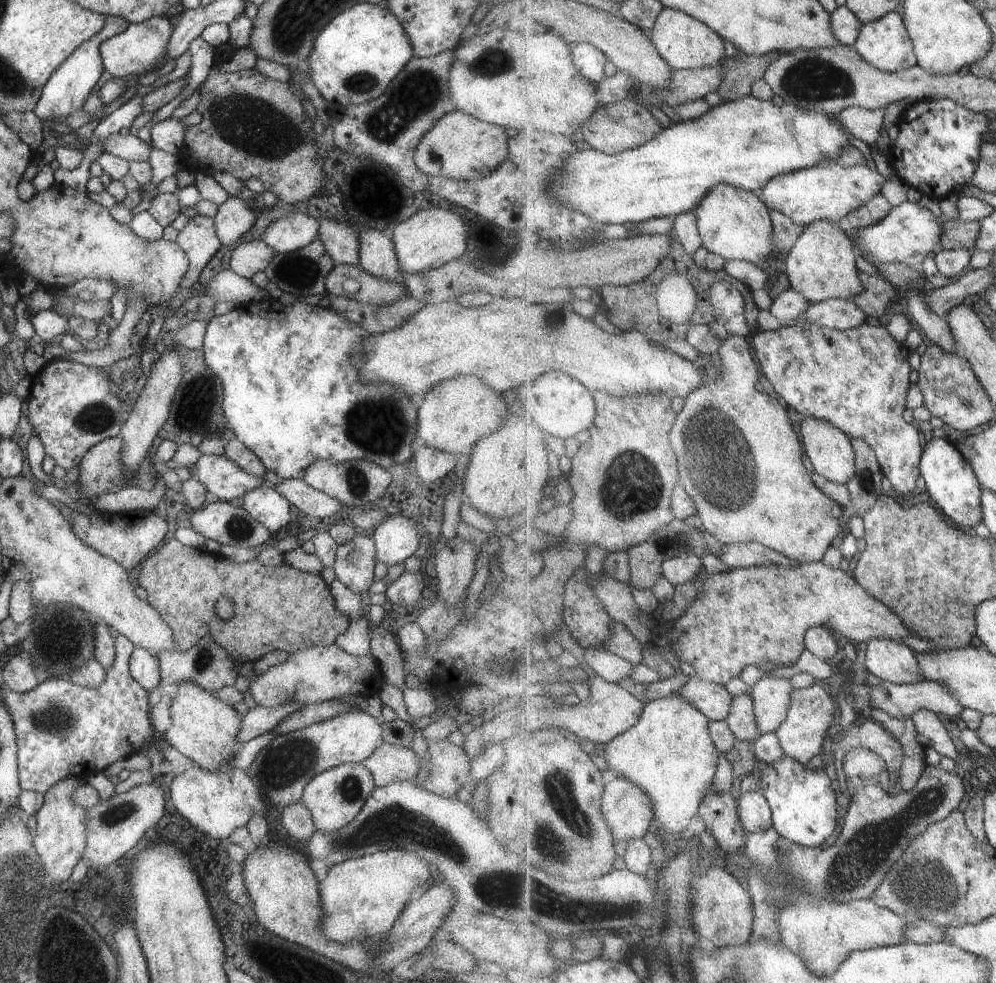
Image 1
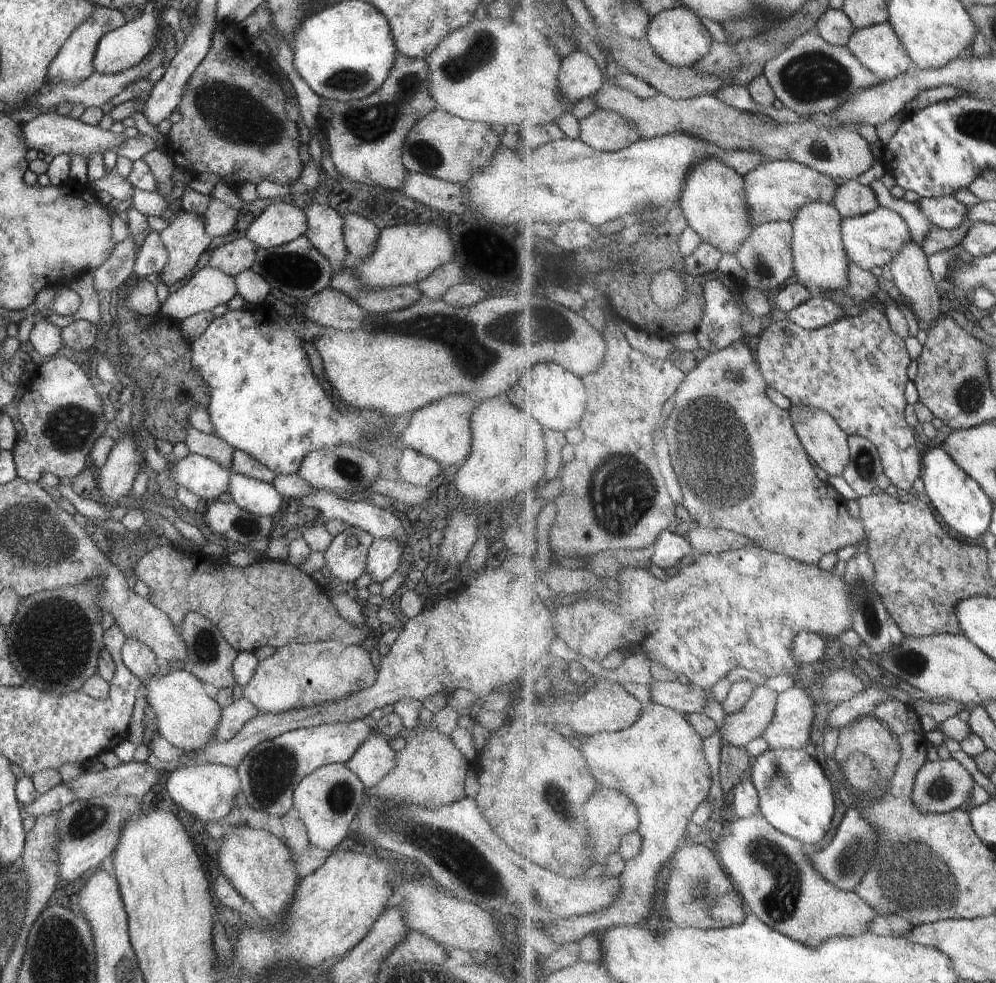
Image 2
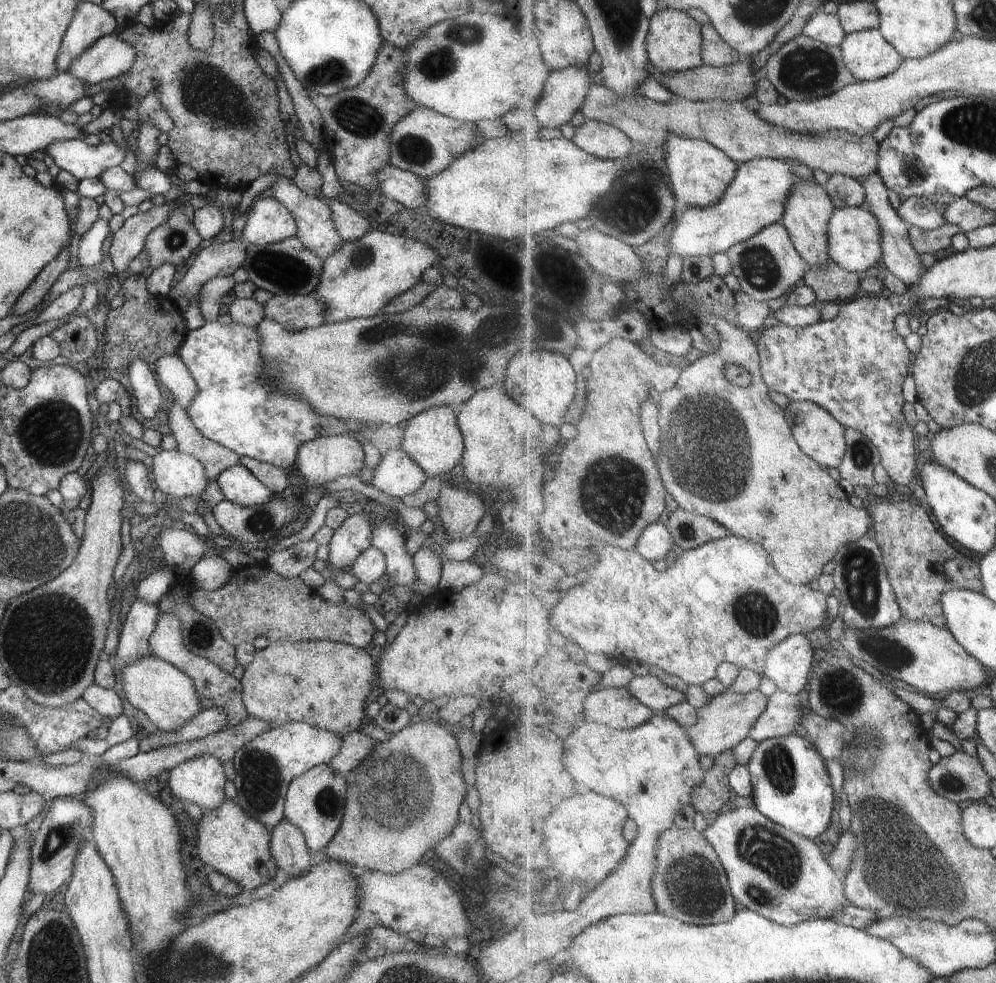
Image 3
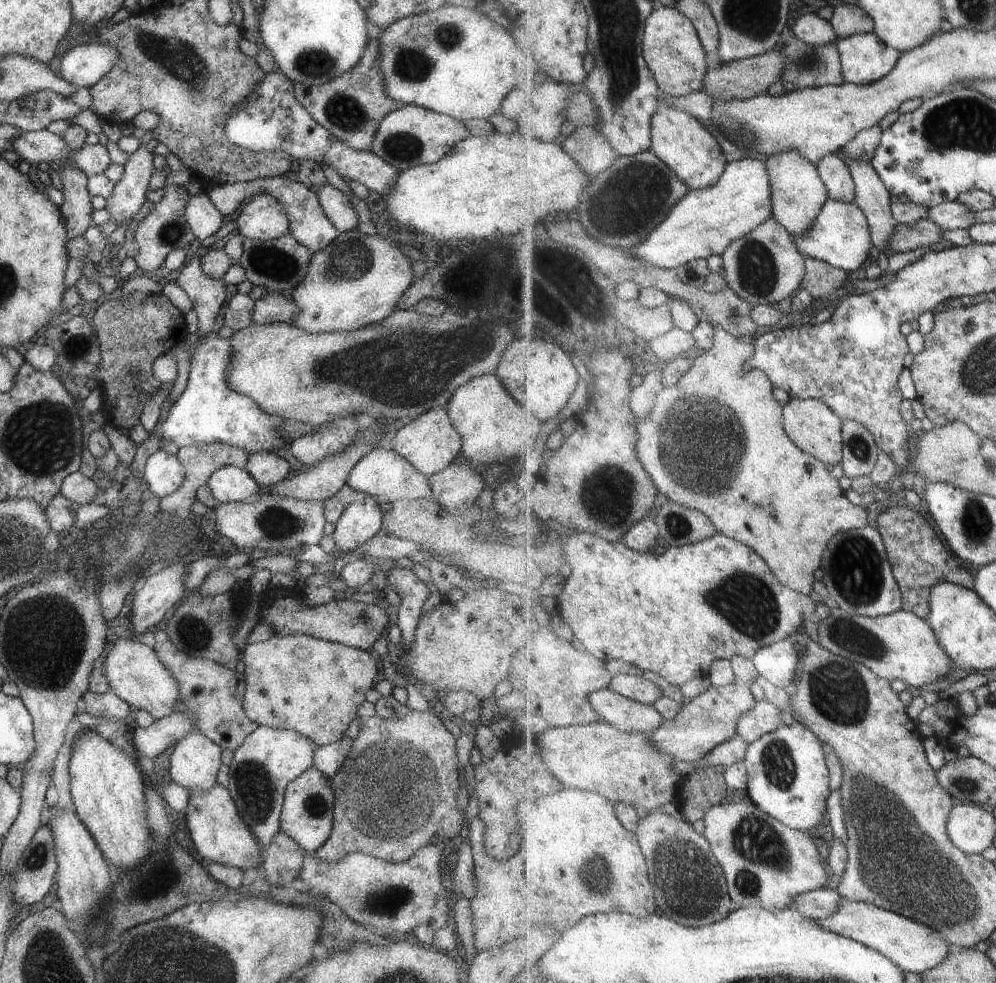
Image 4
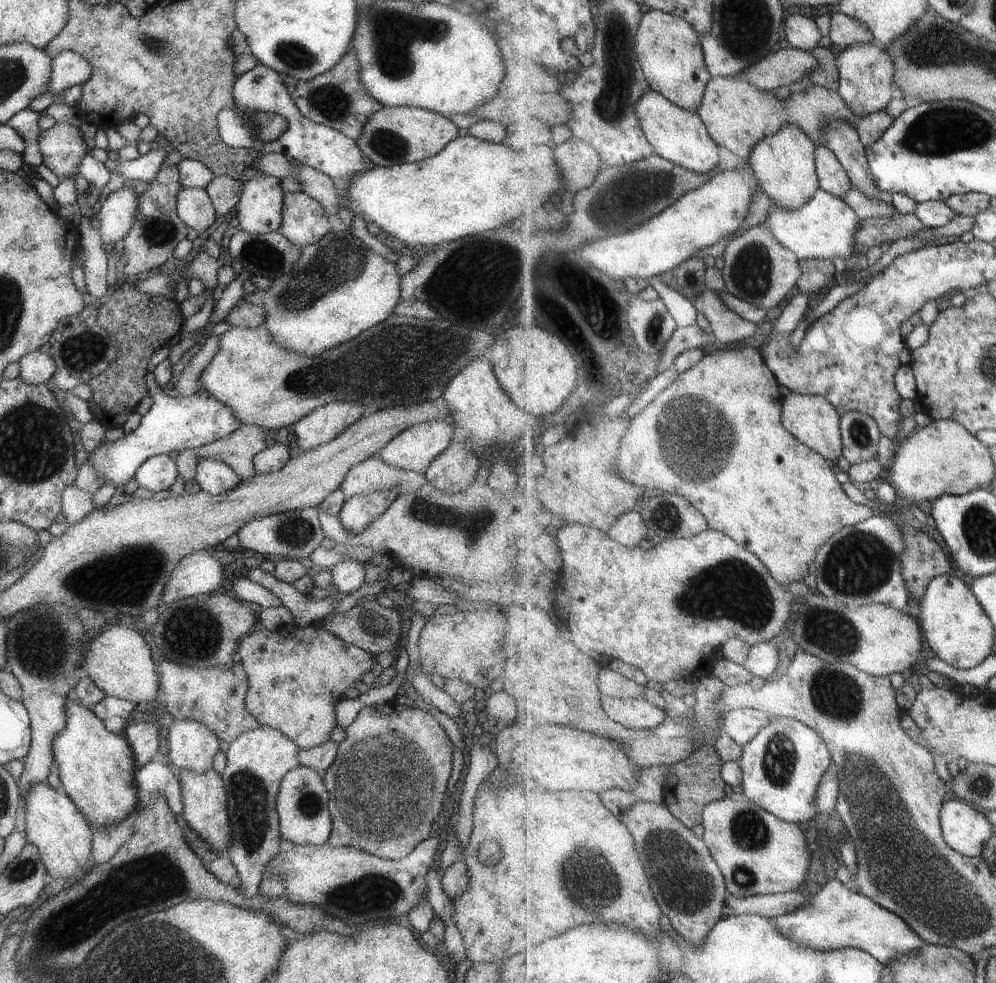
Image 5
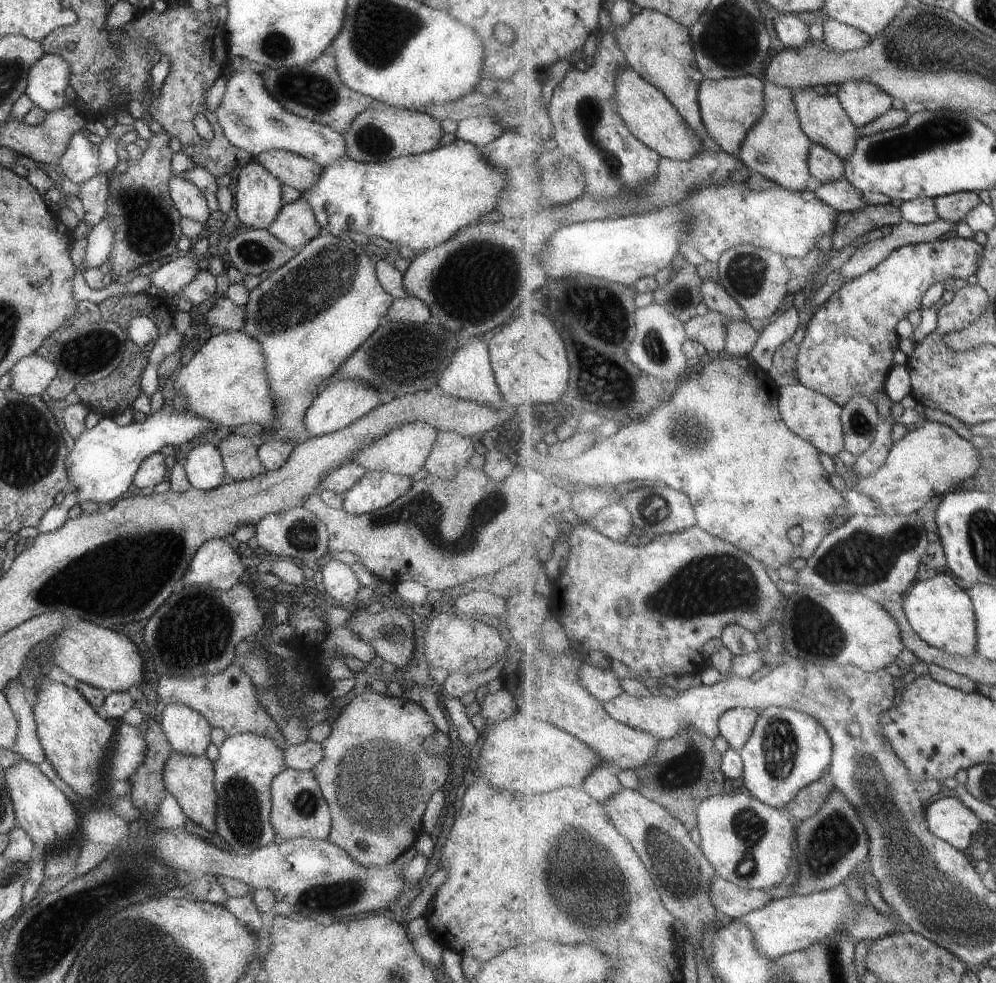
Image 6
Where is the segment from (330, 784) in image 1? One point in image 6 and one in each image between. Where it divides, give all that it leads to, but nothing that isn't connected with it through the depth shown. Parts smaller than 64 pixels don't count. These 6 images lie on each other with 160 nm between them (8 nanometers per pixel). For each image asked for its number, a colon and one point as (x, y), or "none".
2: (326, 800)
3: (314, 802)
4: (306, 812)
5: (301, 804)
6: (298, 809)

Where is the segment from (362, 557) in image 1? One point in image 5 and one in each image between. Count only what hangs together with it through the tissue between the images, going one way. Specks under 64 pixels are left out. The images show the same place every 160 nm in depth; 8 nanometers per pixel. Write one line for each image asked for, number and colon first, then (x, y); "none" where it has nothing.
2: (345, 556)
3: (353, 535)
4: (359, 521)
5: (357, 511)

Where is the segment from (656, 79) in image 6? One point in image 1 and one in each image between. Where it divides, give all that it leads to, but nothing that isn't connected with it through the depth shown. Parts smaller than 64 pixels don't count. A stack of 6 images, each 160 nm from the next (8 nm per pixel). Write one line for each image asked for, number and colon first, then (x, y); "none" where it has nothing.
1: (685, 43)
2: (678, 36)
3: (675, 41)
4: (673, 49)
5: (670, 51)

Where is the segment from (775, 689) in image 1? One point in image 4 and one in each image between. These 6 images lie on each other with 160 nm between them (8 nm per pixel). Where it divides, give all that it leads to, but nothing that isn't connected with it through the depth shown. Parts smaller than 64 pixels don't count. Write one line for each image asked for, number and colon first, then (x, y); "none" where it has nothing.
2: (741, 728)
3: (724, 722)
4: (710, 719)

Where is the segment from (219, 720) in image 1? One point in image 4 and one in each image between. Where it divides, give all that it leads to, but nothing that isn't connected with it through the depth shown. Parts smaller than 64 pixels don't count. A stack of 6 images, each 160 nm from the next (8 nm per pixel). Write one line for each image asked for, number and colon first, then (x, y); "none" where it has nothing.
2: (186, 717)
3: (166, 695)
4: (133, 671)

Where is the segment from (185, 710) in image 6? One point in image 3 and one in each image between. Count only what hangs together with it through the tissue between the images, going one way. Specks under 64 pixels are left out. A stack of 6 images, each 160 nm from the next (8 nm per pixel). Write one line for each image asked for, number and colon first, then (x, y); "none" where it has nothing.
3: (199, 781)
4: (194, 762)
5: (191, 745)

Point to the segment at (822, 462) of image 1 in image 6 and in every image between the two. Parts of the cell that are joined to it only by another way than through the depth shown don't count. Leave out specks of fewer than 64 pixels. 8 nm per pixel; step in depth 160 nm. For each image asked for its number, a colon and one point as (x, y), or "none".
2: (827, 444)
3: (819, 433)
4: (814, 426)
5: (815, 421)
6: (814, 416)

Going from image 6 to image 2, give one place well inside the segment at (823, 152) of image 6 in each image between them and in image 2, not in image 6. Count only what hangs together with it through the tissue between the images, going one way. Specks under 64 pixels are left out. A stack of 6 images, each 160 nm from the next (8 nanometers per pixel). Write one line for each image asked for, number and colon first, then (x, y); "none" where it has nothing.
2: (853, 199)
3: (845, 191)
4: (837, 177)
5: (834, 178)

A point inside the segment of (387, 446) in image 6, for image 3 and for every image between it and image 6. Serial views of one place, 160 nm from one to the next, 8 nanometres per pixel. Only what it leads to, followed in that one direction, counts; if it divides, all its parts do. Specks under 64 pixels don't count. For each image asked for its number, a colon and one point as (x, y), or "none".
3: (431, 438)
4: (429, 442)
5: (412, 449)

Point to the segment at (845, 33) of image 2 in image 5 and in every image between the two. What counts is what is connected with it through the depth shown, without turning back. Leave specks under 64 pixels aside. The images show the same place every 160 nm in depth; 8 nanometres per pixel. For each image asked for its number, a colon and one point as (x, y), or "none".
3: (825, 27)
4: (811, 28)
5: (801, 31)

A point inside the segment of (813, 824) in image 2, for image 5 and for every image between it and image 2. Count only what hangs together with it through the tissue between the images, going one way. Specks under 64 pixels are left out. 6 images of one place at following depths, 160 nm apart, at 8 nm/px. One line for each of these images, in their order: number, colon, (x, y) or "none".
3: (788, 778)
4: (786, 774)
5: (781, 769)

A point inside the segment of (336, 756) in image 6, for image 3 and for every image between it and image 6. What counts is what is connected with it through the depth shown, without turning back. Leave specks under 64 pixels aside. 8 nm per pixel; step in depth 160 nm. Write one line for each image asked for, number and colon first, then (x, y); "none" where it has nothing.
3: (403, 796)
4: (413, 758)
5: (385, 786)

